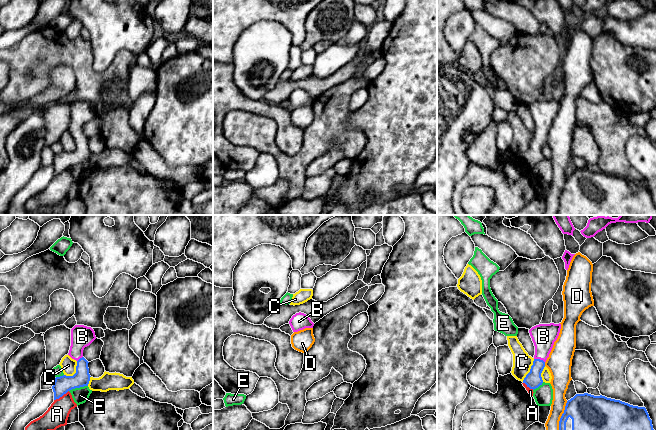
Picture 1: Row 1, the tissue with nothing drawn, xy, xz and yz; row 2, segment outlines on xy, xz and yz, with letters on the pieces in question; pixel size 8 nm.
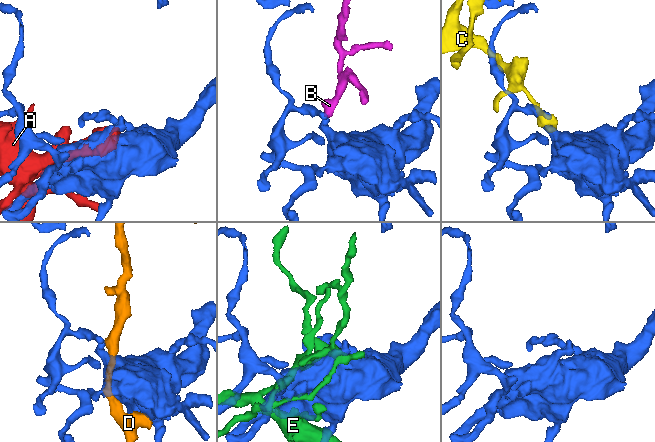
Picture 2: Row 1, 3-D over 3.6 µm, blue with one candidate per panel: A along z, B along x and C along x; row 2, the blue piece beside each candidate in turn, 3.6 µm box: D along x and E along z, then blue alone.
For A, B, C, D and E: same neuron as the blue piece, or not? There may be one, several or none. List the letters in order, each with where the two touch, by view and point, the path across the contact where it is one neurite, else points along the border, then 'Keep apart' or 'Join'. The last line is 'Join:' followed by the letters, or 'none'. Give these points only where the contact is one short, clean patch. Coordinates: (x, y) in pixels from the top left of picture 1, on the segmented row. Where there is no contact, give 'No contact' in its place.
A: Touches blue at xy (61, 396). Keep apart
B: Touches blue at yz (539, 359). Path across: yz (533, 379), (539, 359), (543, 347), (543, 336). Join
C: Touches blue at xy (76, 372). Keep apart
D: Touches blue at yz (562, 415). Keep apart
E: Touches blue at xy (78, 387). Keep apart
Join: B

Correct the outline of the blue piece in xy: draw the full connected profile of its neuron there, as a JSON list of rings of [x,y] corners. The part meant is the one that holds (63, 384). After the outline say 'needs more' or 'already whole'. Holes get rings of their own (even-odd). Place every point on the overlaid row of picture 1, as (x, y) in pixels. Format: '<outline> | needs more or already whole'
[[[75,325],[71,329],[71,346],[68,355],[77,361],[76,373],[73,376],[56,377],[52,386],[54,400],[59,399],[68,391],[88,386],[90,374],[88,361],[83,357],[83,350],[96,339],[95,332],[91,327]]] | needs more

